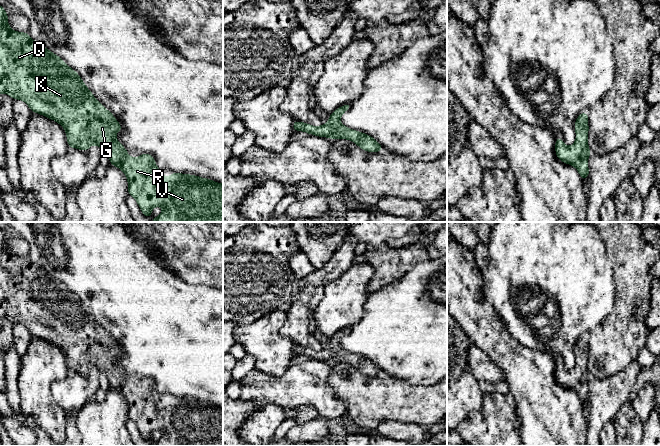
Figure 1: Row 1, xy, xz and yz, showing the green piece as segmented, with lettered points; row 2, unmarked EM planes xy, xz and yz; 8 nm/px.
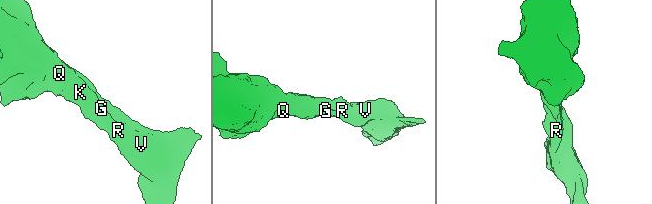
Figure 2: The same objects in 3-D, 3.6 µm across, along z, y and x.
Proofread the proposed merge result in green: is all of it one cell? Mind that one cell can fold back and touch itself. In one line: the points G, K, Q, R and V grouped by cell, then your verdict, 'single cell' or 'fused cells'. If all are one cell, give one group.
G K Q R V; single cell

